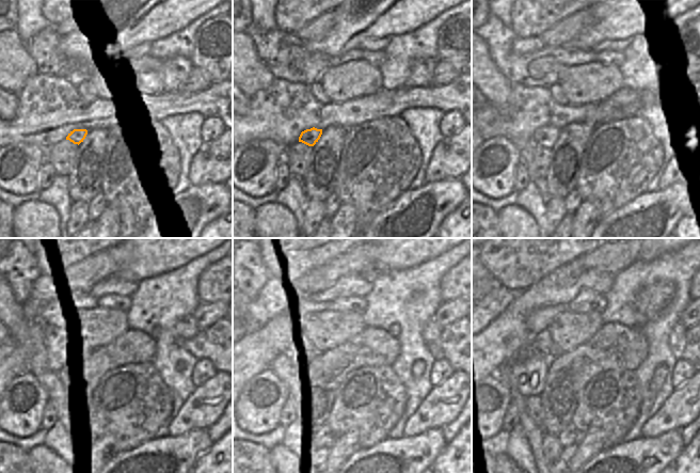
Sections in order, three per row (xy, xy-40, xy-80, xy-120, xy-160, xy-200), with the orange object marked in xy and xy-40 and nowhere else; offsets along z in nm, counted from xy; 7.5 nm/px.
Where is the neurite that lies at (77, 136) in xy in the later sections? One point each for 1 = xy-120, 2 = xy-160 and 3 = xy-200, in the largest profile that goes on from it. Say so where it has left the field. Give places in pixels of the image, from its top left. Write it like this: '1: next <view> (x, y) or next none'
1: next xy-120 (52, 378)
2: next xy-160 (295, 375)
3: next xy-200 (528, 375)

